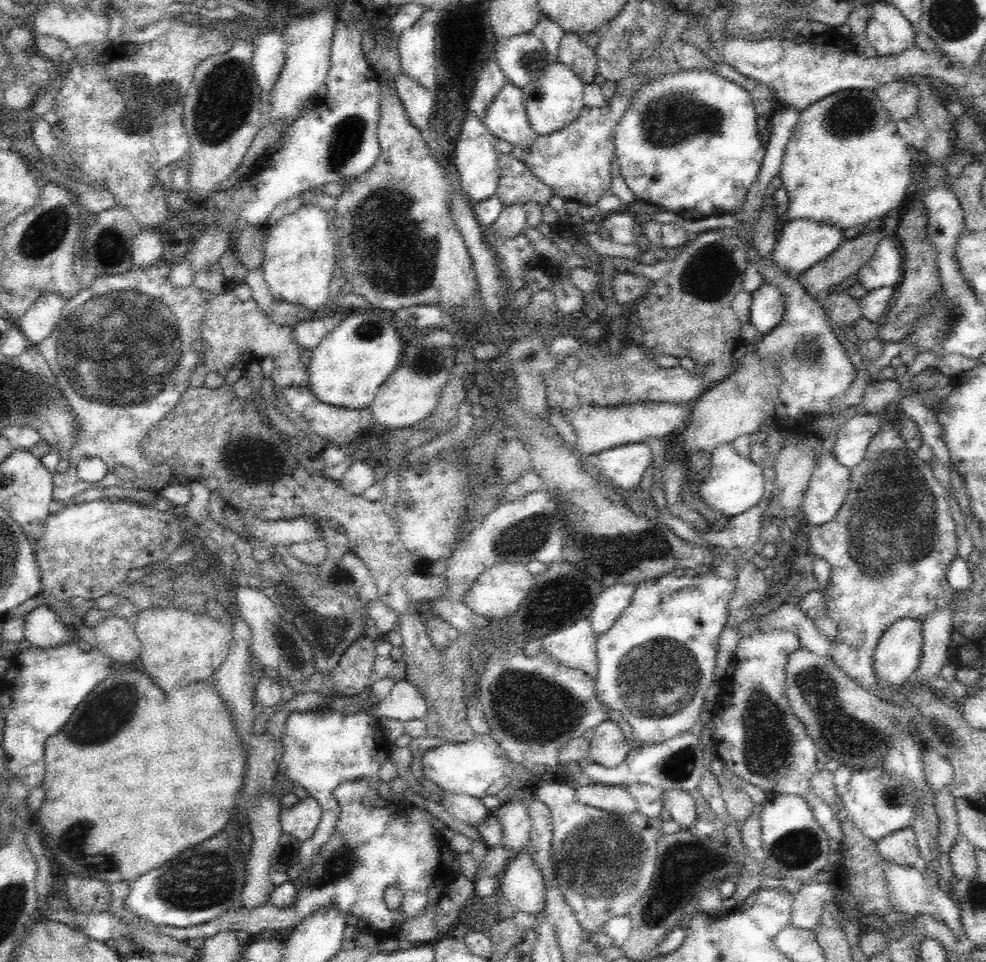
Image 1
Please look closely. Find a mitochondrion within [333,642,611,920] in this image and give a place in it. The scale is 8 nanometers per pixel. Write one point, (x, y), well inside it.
(533, 708)

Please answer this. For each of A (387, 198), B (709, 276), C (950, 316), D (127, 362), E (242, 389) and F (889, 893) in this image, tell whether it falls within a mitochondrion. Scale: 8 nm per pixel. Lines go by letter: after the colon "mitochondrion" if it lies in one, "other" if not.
A: mitochondrion
B: mitochondrion
C: mitochondrion
D: mitochondrion
E: other
F: other

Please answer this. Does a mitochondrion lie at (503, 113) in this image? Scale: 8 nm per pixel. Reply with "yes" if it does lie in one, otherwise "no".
no

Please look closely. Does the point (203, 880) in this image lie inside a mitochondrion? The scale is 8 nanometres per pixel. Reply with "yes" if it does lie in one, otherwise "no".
yes

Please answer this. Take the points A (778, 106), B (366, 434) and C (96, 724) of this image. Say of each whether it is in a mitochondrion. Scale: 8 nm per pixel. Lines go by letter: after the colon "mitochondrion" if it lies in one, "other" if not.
A: other
B: other
C: mitochondrion

